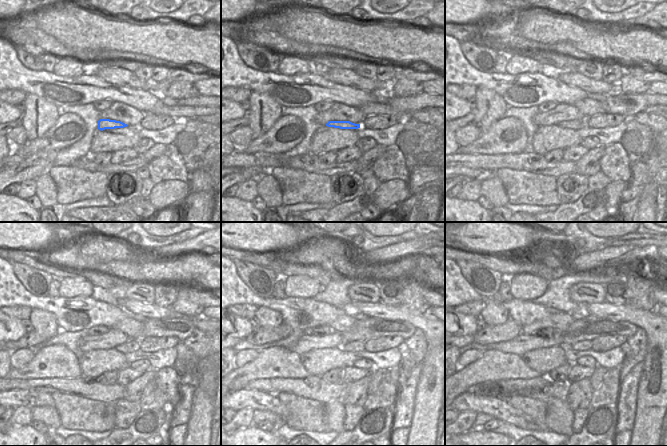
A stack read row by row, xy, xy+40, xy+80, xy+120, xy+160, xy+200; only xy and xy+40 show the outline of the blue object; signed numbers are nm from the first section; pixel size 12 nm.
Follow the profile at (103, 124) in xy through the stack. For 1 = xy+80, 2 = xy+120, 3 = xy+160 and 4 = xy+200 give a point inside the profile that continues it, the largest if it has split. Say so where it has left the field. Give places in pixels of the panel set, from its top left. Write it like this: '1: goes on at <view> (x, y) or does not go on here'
1: goes on at xy+80 (578, 124)
2: goes on at xy+120 (132, 345)
3: goes on at xy+160 (354, 346)
4: goes on at xy+200 (584, 345)

